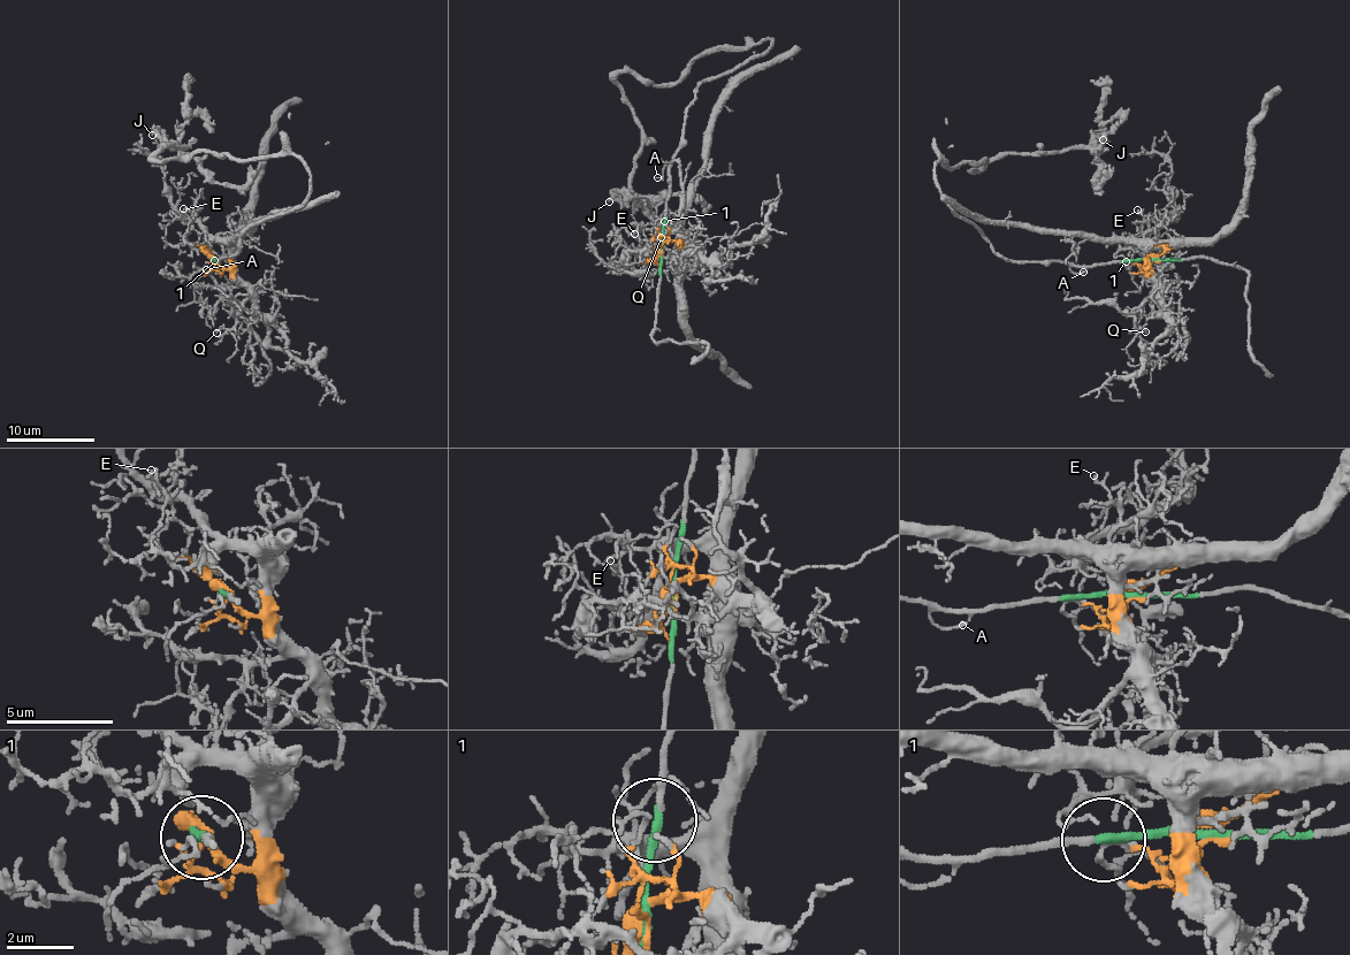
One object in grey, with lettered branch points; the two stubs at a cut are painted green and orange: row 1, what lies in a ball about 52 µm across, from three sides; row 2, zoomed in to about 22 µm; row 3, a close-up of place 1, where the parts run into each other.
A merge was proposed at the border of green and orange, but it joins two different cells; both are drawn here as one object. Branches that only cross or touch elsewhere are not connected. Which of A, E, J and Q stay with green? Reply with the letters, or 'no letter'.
A, J

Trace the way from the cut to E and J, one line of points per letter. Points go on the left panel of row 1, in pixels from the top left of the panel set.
E: (213, 258), (188, 241), (191, 224), (184, 208)
J: (213, 260), (305, 199), (307, 172), (292, 154), (155, 160), (170, 144), (182, 149), (151, 136)

